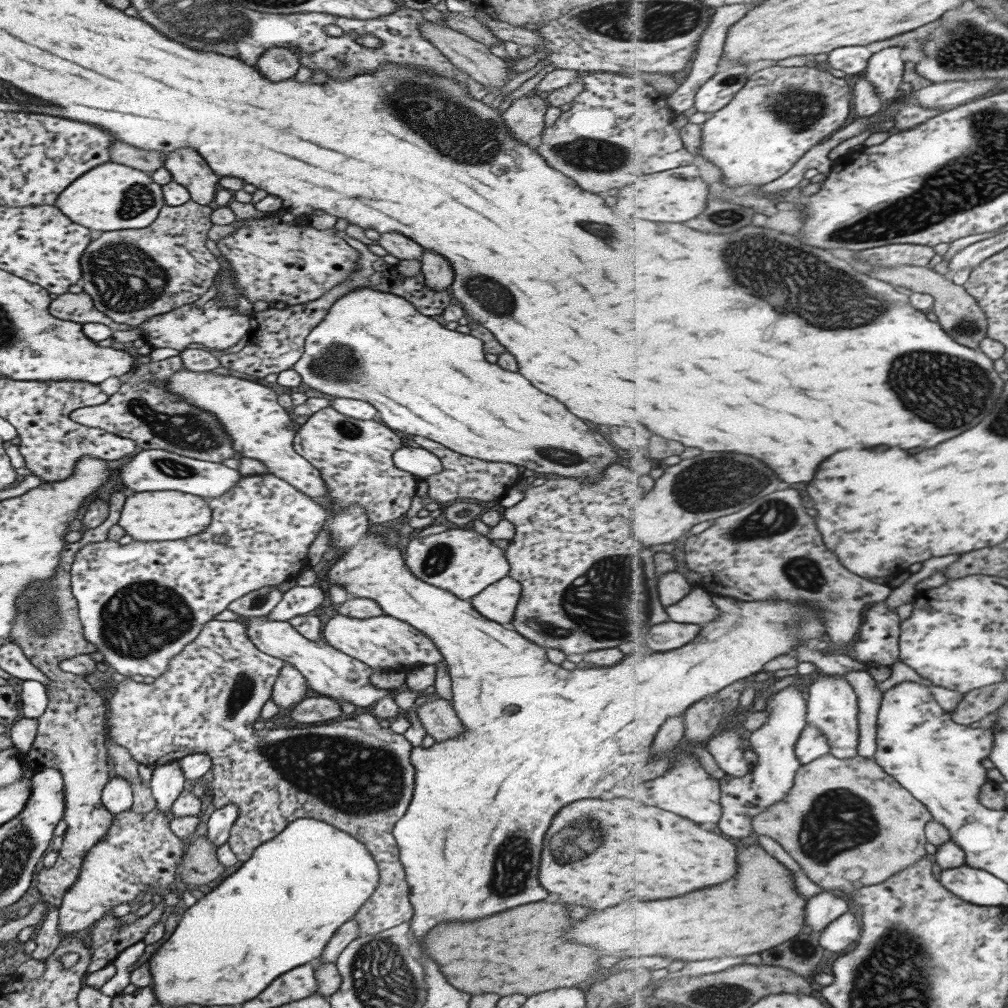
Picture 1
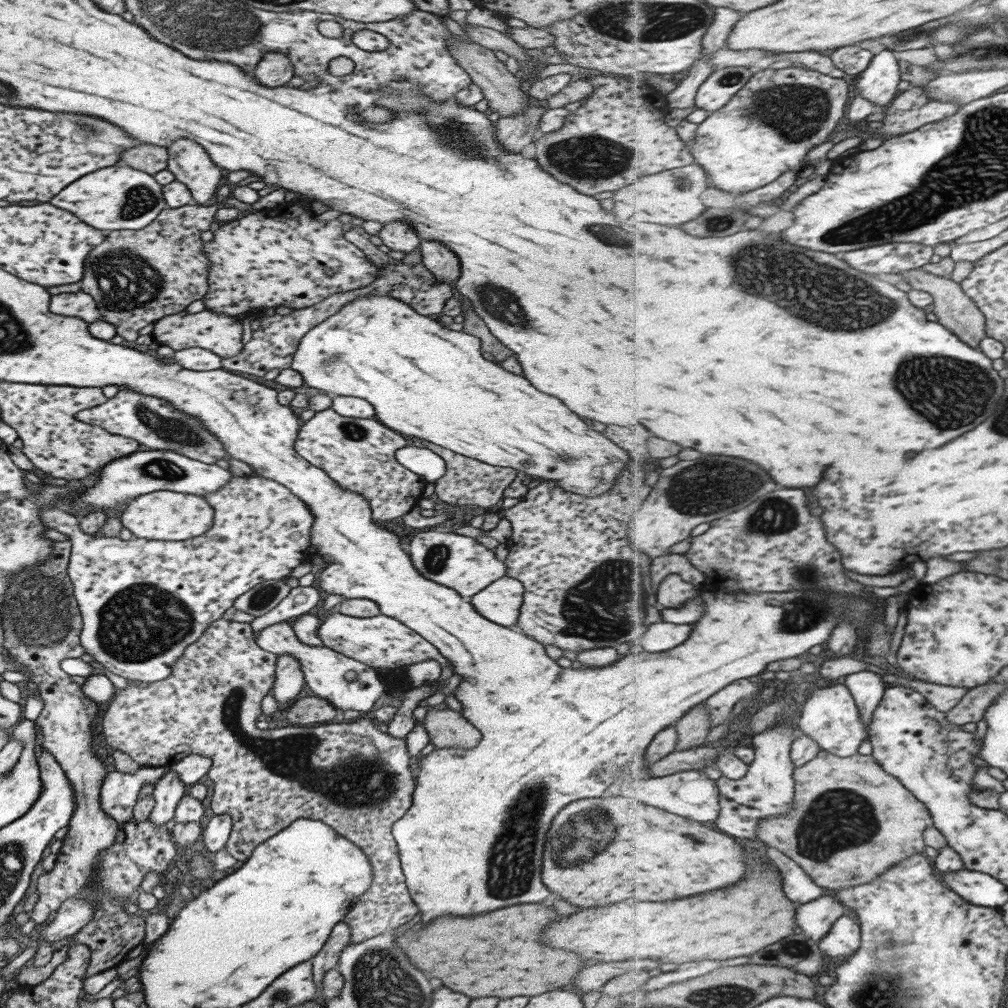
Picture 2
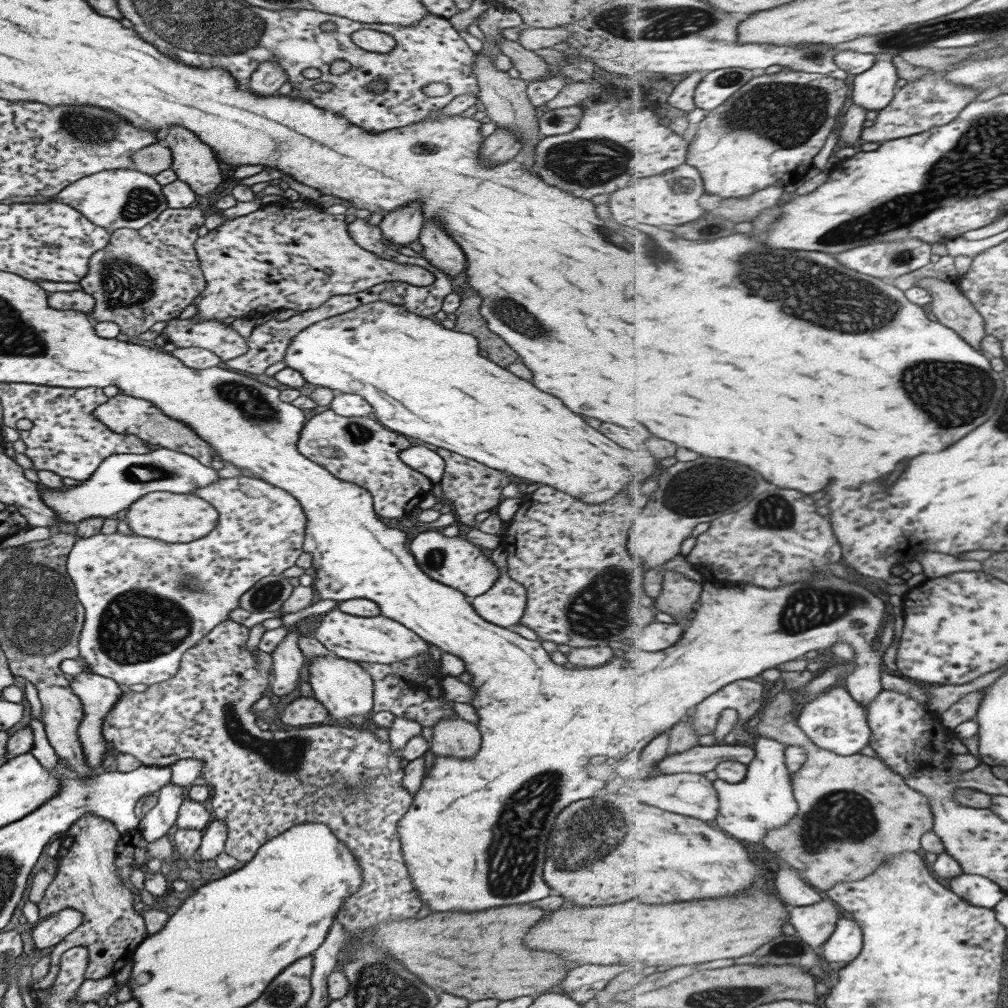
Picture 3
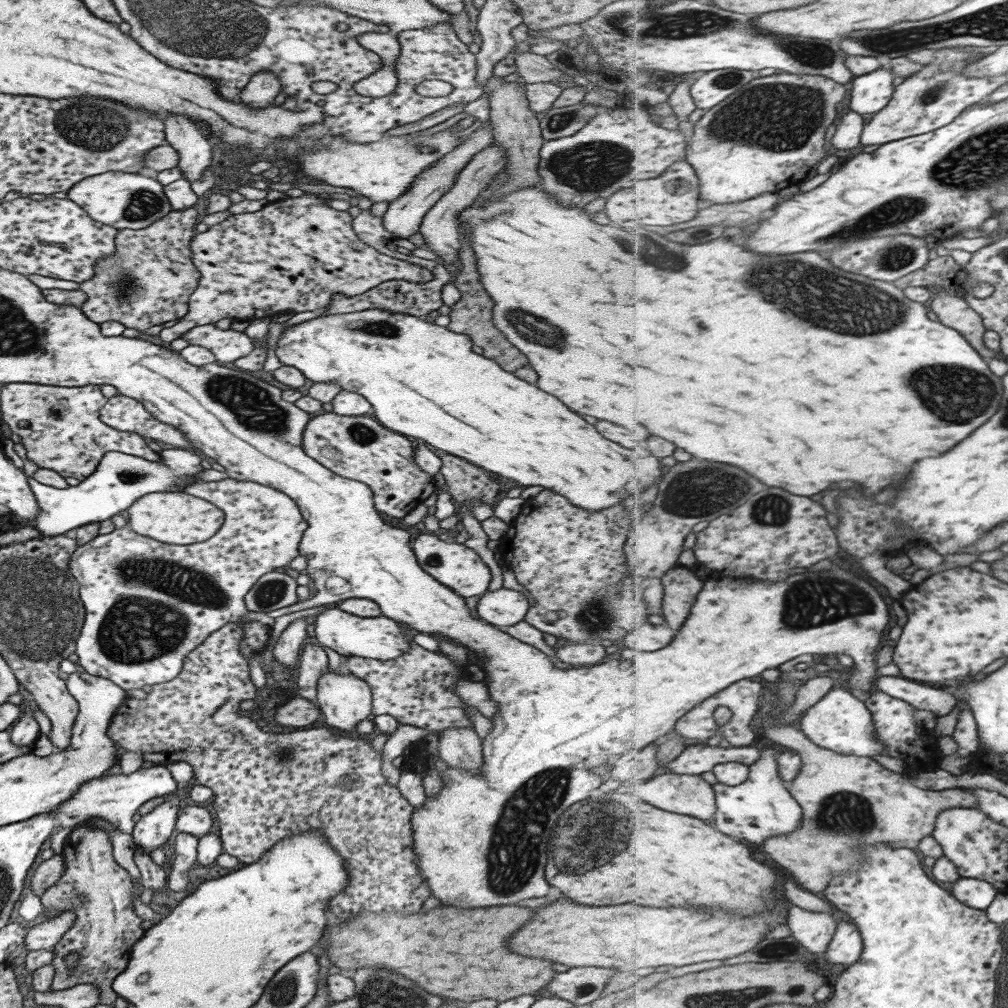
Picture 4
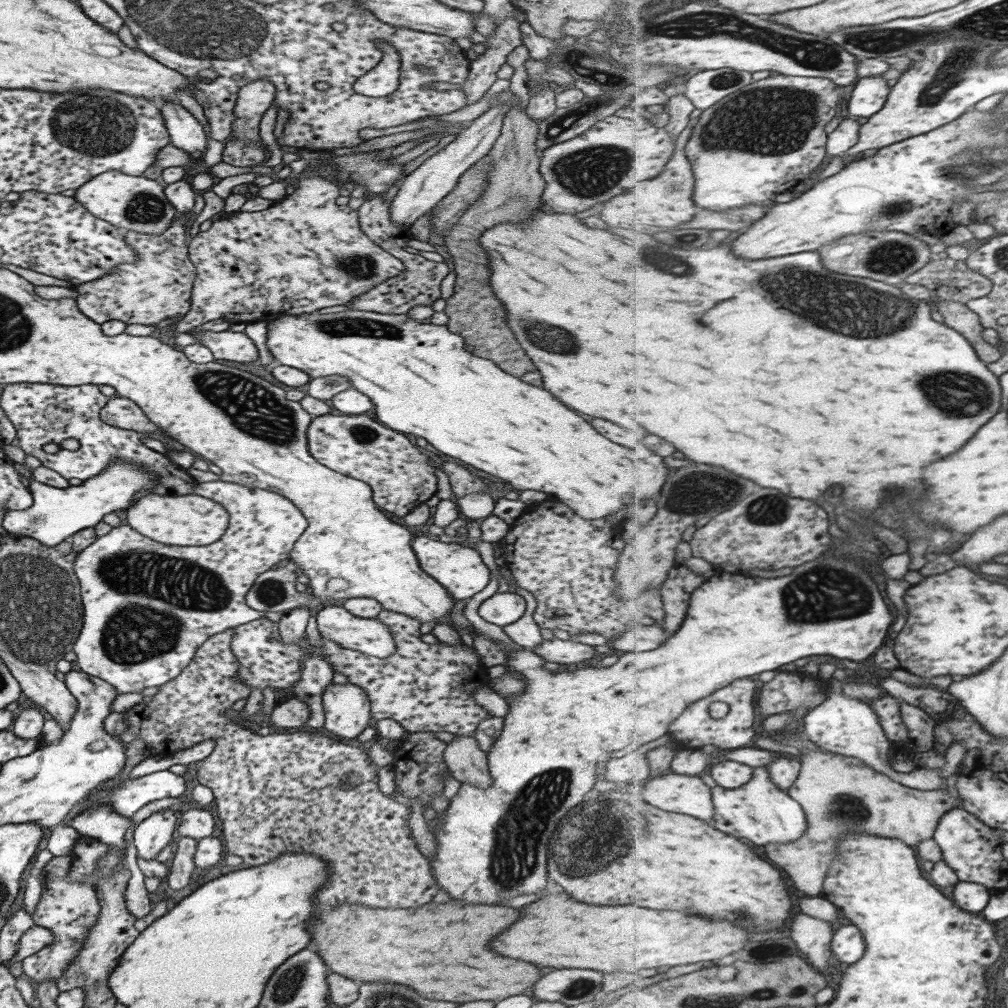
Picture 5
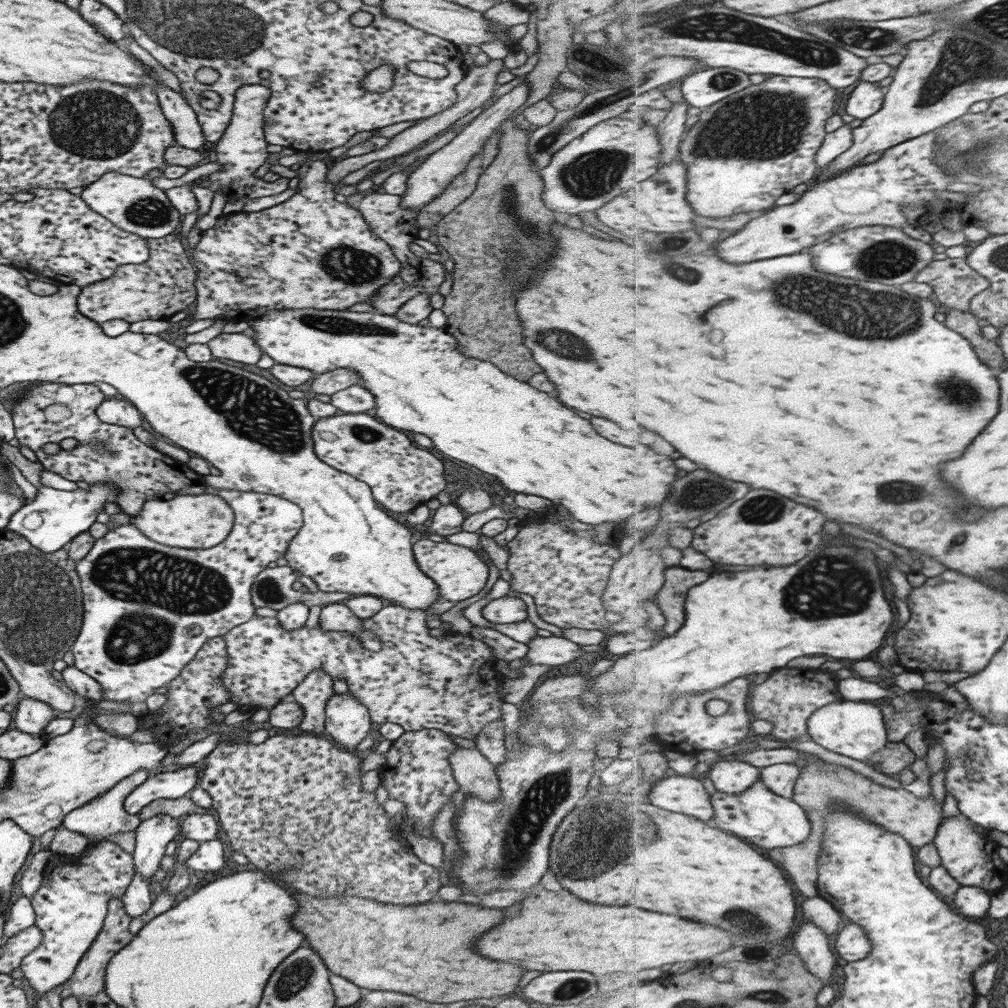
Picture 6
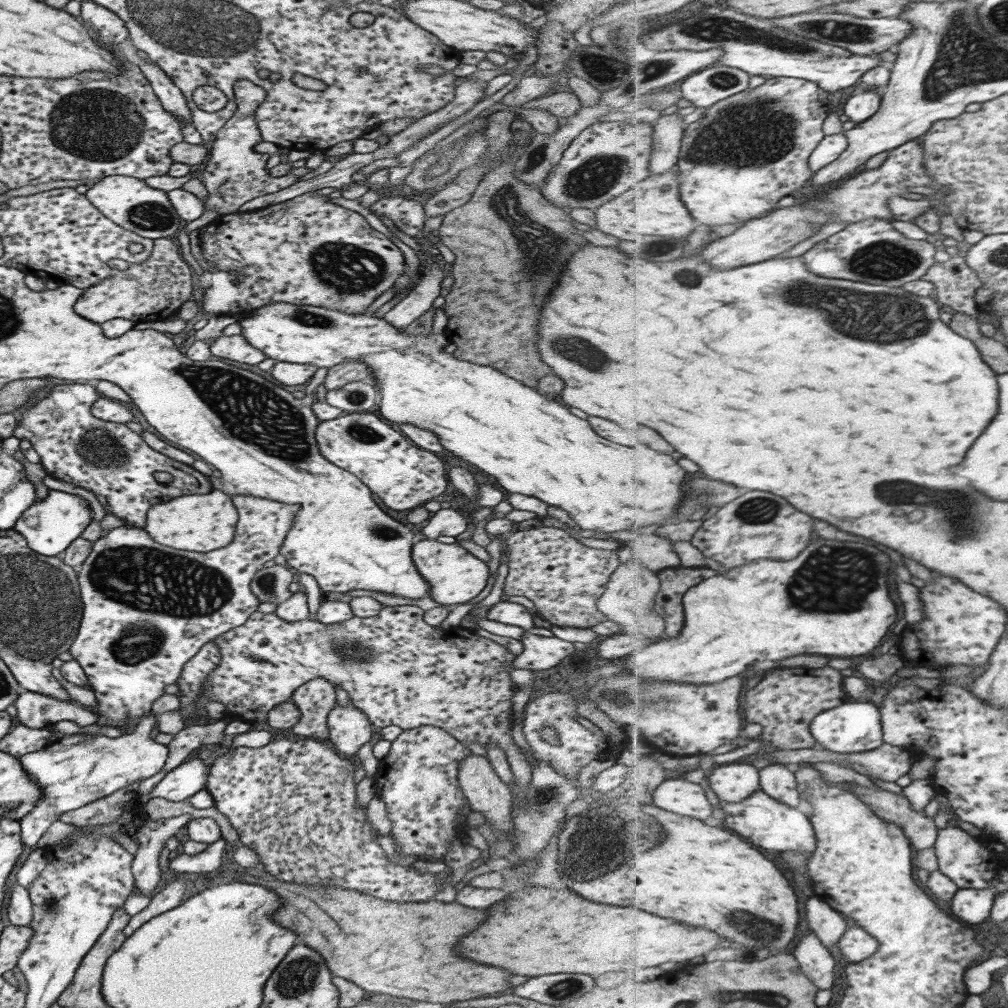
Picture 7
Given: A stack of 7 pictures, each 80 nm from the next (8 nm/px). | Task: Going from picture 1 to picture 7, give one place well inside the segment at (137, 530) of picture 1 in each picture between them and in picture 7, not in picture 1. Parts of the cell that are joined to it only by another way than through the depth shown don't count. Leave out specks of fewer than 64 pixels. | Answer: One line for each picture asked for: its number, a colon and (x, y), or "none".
2: (164, 516)
3: (168, 517)
4: (172, 517)
5: (190, 520)
6: (202, 521)
7: (199, 523)

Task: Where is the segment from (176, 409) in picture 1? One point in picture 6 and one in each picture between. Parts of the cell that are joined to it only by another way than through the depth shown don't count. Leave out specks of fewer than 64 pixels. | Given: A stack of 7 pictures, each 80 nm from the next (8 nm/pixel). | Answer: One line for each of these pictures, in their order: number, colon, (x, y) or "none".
2: (152, 422)
3: (122, 414)
4: (121, 413)
5: (120, 412)
6: (116, 412)

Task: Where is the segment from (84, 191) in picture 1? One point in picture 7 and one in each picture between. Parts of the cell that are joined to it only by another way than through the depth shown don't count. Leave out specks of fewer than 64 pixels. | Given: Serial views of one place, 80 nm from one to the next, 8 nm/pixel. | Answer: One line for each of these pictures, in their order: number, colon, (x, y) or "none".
2: (116, 197)
3: (114, 199)
4: (121, 200)
5: (133, 203)
6: (133, 204)
7: (128, 202)

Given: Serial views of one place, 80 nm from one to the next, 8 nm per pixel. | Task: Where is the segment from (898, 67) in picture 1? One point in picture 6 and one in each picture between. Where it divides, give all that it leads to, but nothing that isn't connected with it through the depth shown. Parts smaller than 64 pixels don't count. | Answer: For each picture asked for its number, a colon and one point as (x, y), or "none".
2: (879, 82)
3: (874, 89)
4: (872, 92)
5: (870, 94)
6: (867, 98)

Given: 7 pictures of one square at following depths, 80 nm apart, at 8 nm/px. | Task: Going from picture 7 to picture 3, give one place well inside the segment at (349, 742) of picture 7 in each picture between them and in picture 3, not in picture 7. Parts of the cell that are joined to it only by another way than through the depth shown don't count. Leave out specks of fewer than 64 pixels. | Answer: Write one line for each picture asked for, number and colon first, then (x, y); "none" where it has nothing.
3: (344, 689)
4: (343, 699)
5: (346, 709)
6: (346, 721)

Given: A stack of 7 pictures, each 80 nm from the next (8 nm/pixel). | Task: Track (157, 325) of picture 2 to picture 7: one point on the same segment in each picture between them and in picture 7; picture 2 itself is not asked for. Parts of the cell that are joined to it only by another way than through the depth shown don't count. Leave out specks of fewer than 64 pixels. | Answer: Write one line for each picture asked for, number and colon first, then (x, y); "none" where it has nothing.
3: (220, 339)
4: (228, 345)
5: (225, 345)
6: (239, 347)
7: (235, 348)

